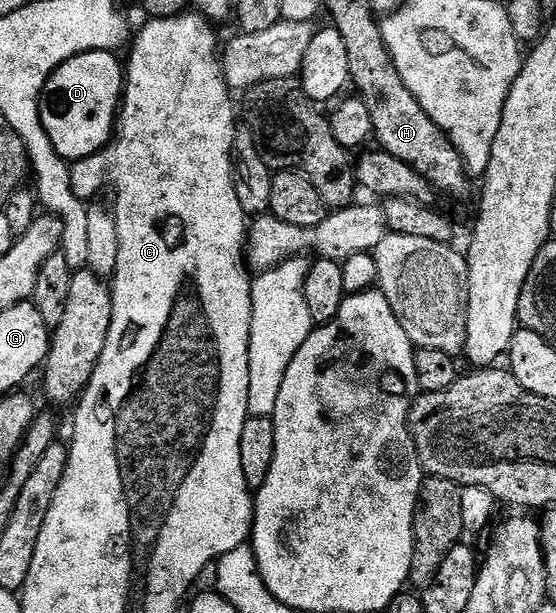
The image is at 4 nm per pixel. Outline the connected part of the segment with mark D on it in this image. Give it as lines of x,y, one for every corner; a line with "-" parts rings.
89,51
72,57
59,65
44,85
38,102
40,117
62,159
87,159
110,142
124,86
124,67
116,56
114,51

